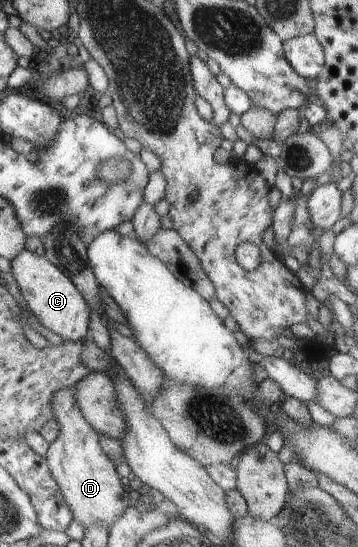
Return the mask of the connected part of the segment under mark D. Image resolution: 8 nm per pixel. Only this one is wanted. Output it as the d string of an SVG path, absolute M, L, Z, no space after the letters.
M74 385L54 392L52 410L54 410L54 422L58 424L58 436L50 443L45 458L48 460L54 480L62 490L66 506L70 508L74 521L86 529L88 526L94 526L96 522L112 527L130 506L133 493L127 489L126 481L120 478L113 462L103 452L98 432L86 422L82 408L74 398Z

